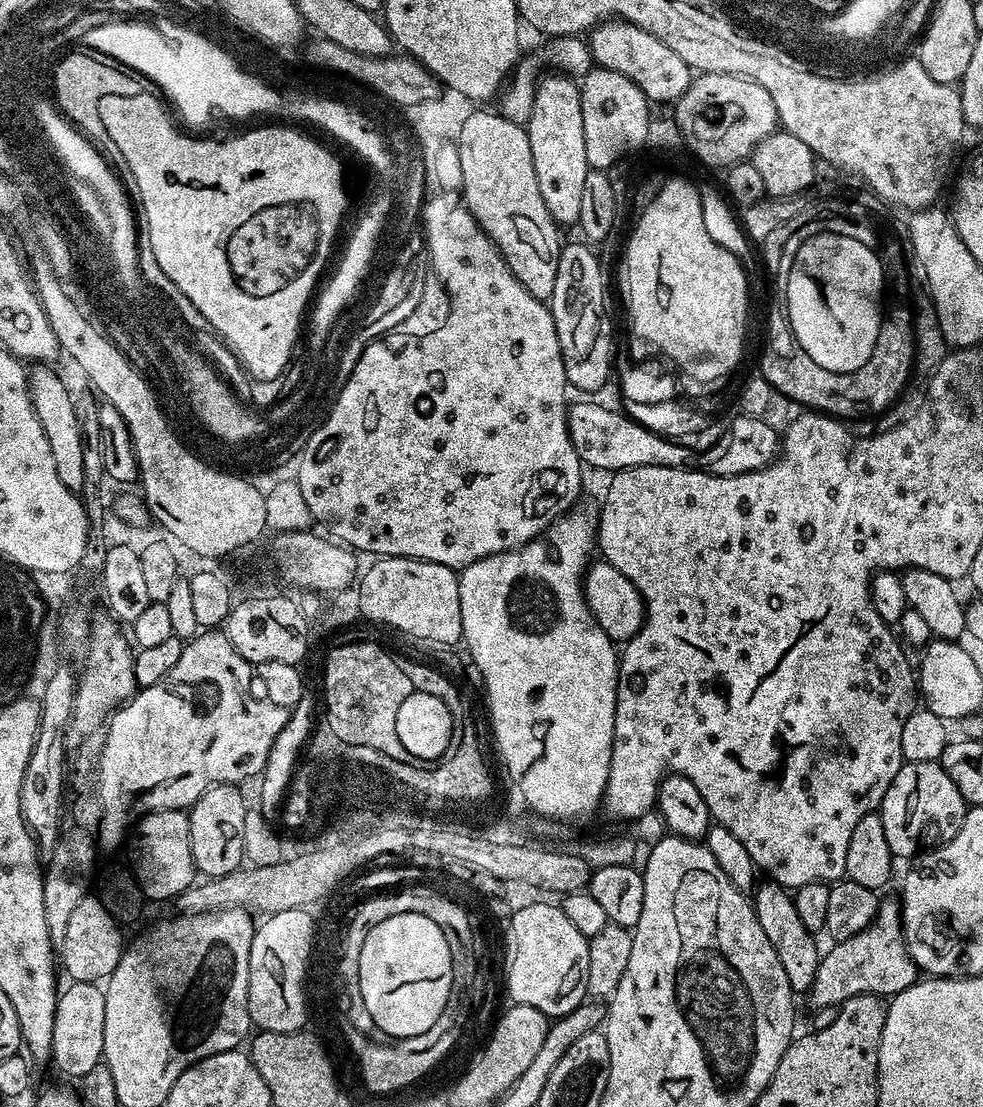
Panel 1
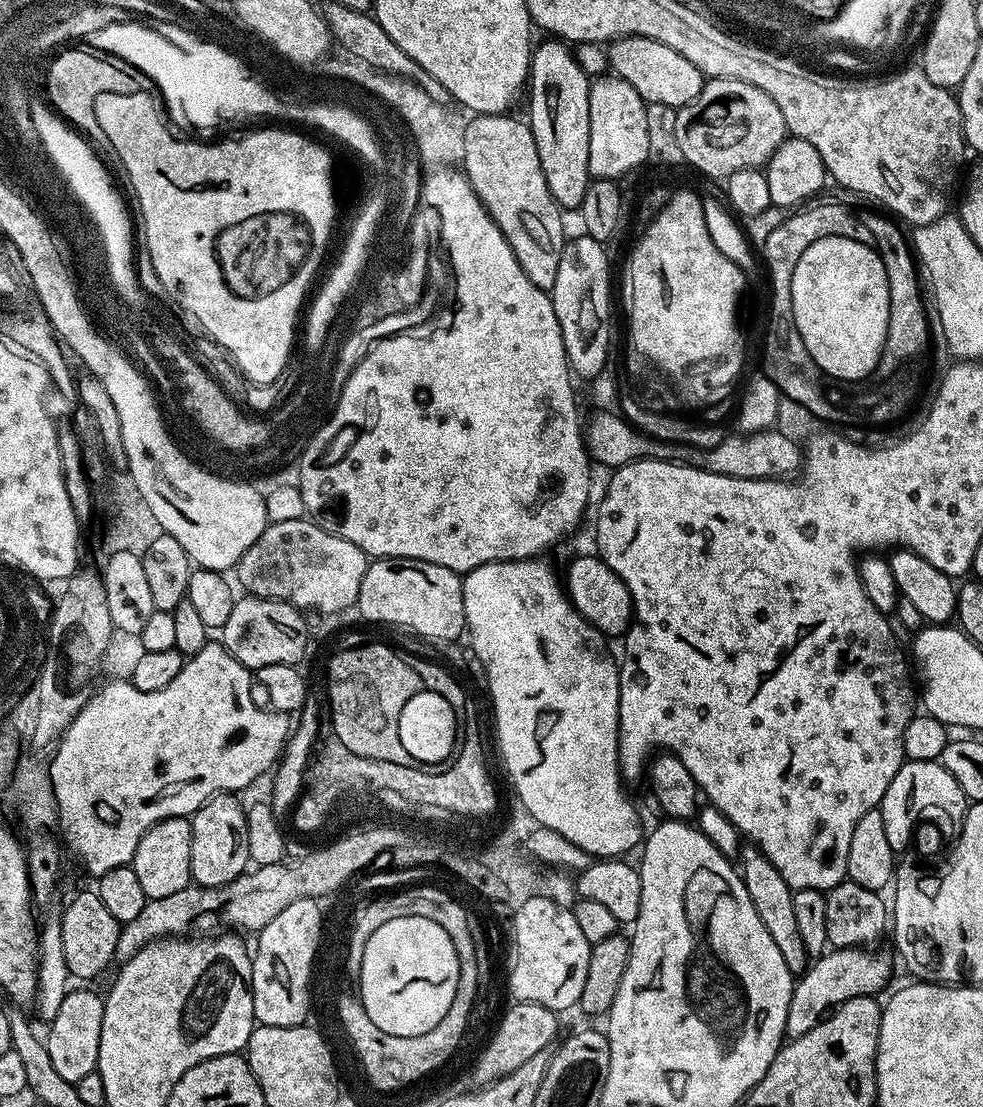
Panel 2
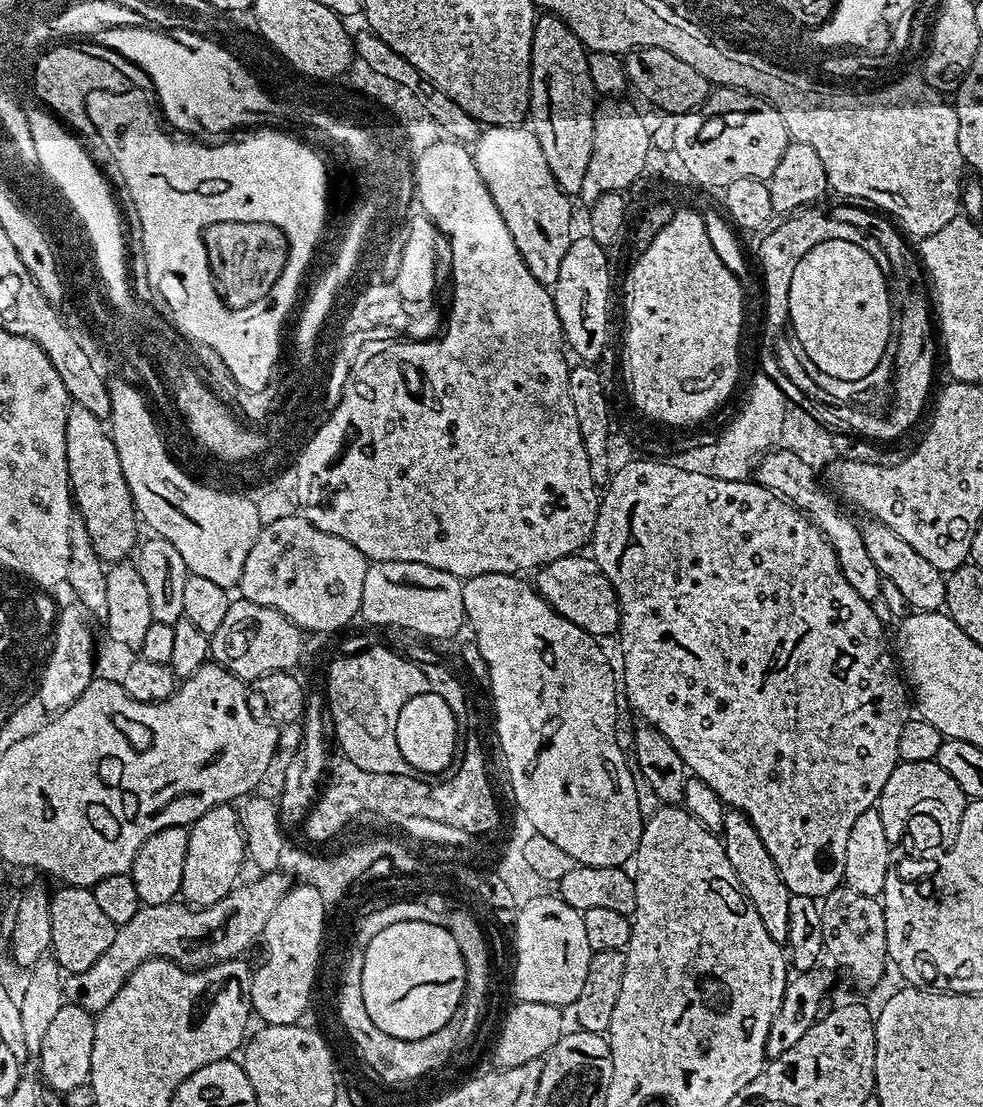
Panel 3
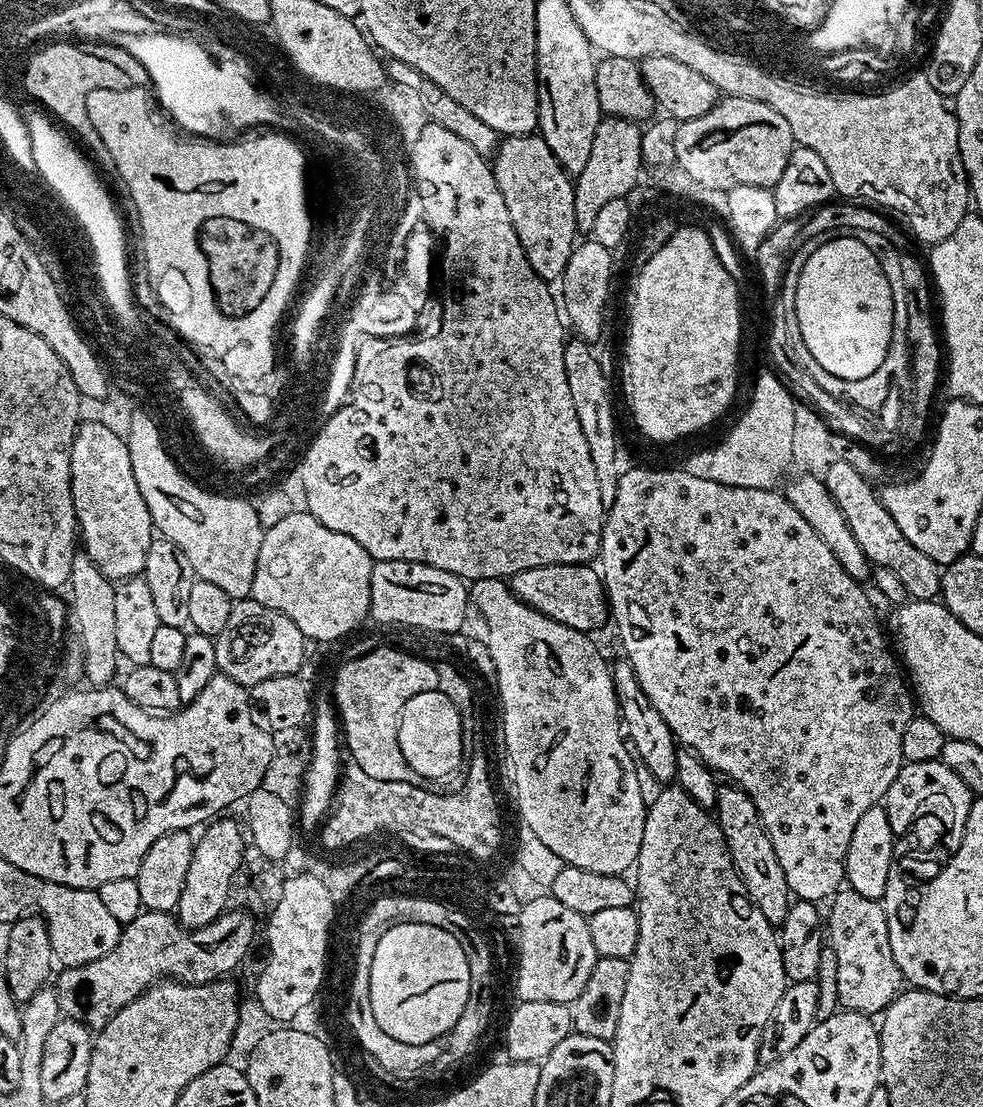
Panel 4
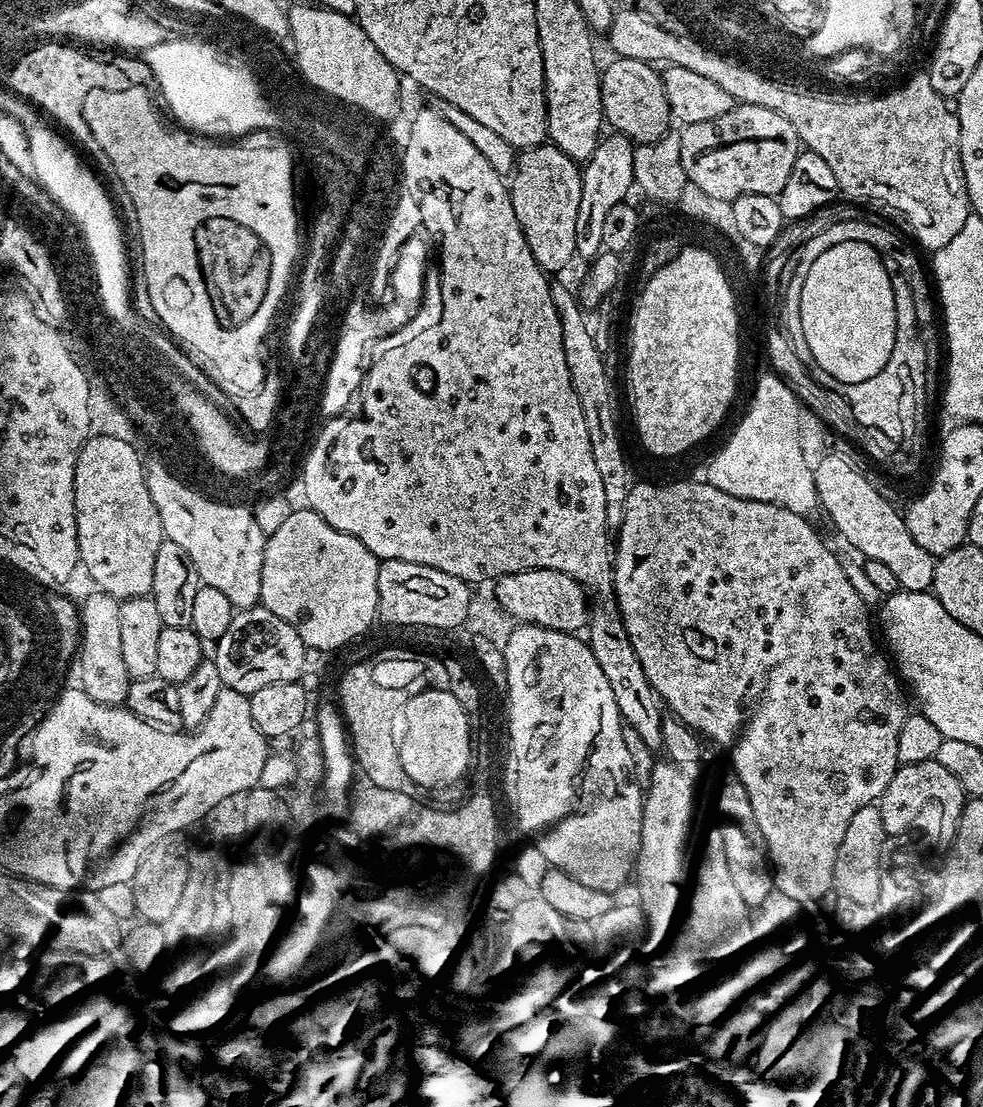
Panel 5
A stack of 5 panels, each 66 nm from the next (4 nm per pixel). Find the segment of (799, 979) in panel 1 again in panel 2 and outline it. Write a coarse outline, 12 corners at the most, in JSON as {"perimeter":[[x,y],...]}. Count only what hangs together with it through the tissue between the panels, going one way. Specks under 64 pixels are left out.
{"perimeter":[[755,846],[741,847],[738,871],[793,974],[802,946],[794,890]]}

